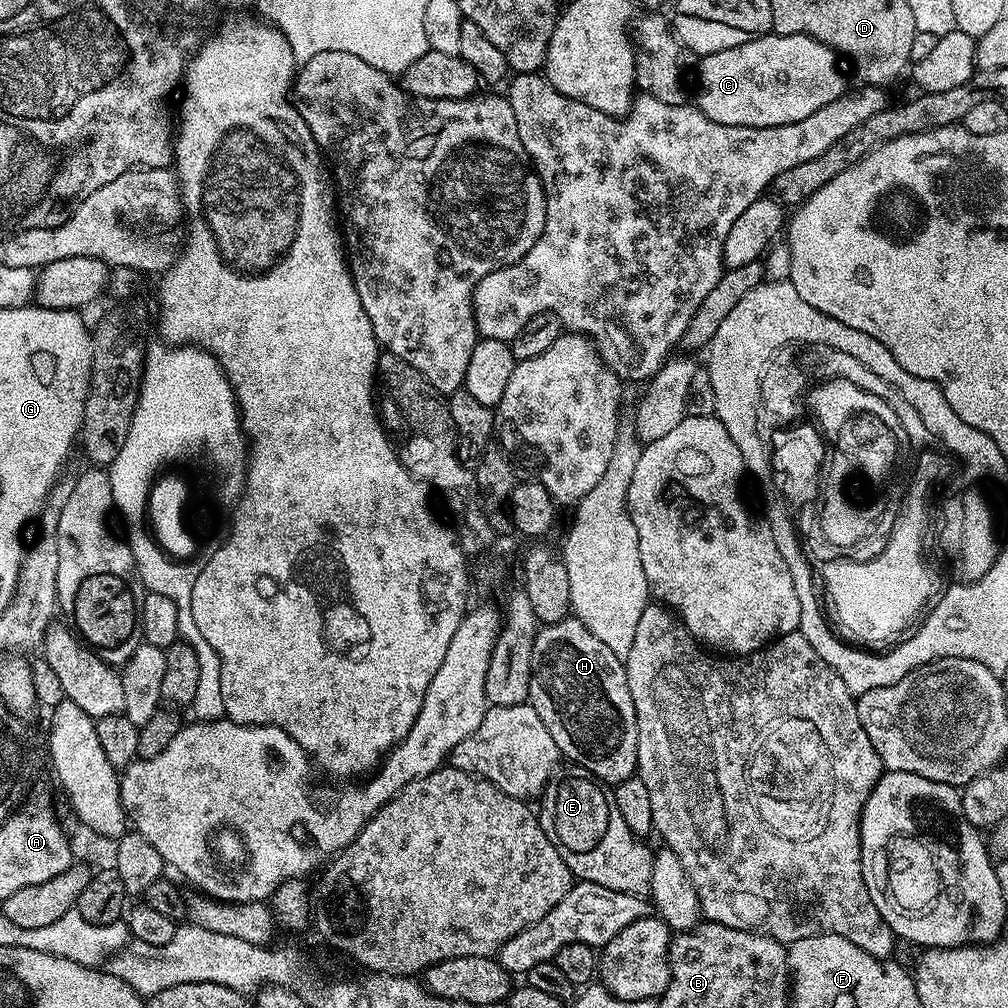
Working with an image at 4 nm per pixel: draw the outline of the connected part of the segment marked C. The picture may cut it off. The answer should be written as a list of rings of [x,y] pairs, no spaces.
[[[806,34],[759,36],[757,40],[742,42],[742,46],[730,46],[730,50],[699,57],[700,69],[694,72],[694,104],[706,118],[726,126],[769,128],[802,122],[814,110],[822,110],[822,106],[830,106],[830,102],[844,95],[846,85],[839,62],[837,53]]]

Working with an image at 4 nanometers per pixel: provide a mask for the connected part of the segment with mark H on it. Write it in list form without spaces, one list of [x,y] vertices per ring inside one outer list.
[[[569,618],[543,625],[537,631],[528,700],[532,708],[538,710],[538,718],[546,722],[546,730],[550,730],[550,738],[554,738],[565,761],[571,762],[604,786],[615,786],[637,775],[638,730],[624,660],[604,643],[598,642],[598,638],[586,630],[581,620]]]

